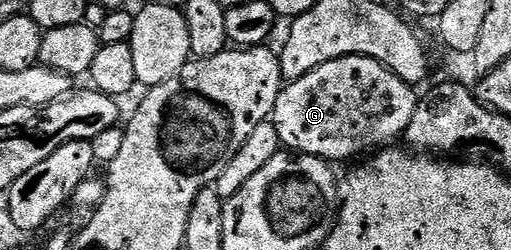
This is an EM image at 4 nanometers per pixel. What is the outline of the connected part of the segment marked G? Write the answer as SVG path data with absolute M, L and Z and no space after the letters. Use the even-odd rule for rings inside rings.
M342 56L341 58L337 58L336 60L330 60L329 62L325 62L321 66L317 66L315 69L313 69L309 74L305 74L301 78L297 78L296 80L290 81L282 90L279 92L279 97L277 98L277 102L275 103L275 111L272 112L270 121L275 124L277 134L279 135L279 143L282 145L284 149L290 150L292 153L295 154L302 154L304 156L319 156L322 158L322 160L326 160L328 162L336 162L335 160L351 160L354 161L356 158L354 156L359 156L362 154L362 152L367 152L366 154L374 153L376 150L382 150L388 146L394 145L396 143L395 140L404 135L407 131L407 127L409 126L409 122L413 118L413 114L415 113L415 105L417 103L417 95L415 96L416 89L412 87L410 84L406 84L403 79L399 77L399 75L396 72L392 72L390 68L385 67L381 62L377 62L373 58L369 58L368 56Z

